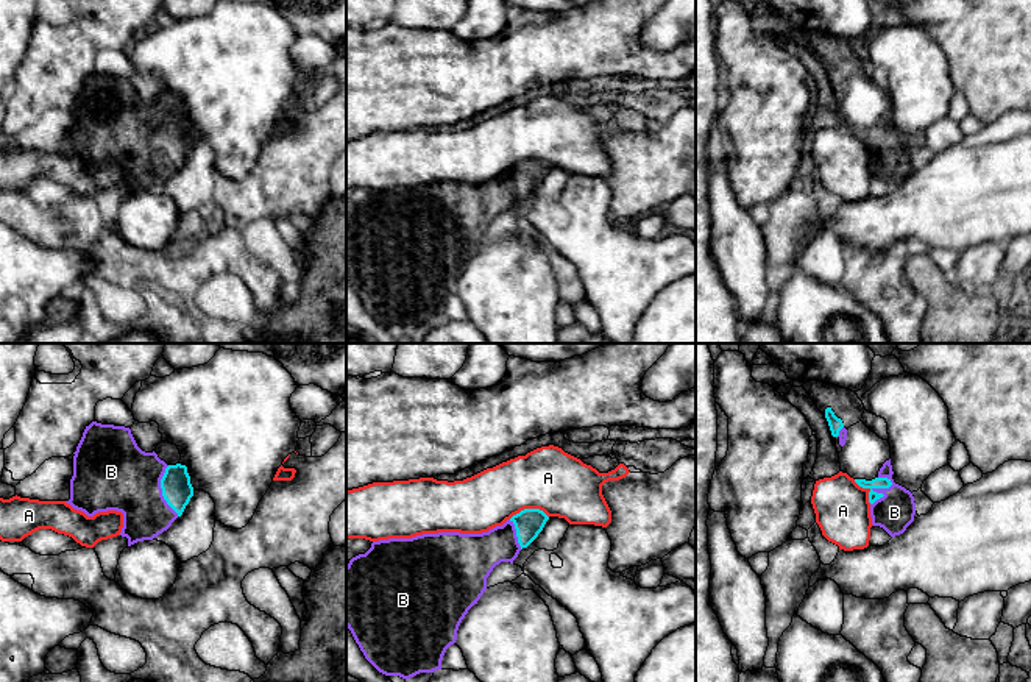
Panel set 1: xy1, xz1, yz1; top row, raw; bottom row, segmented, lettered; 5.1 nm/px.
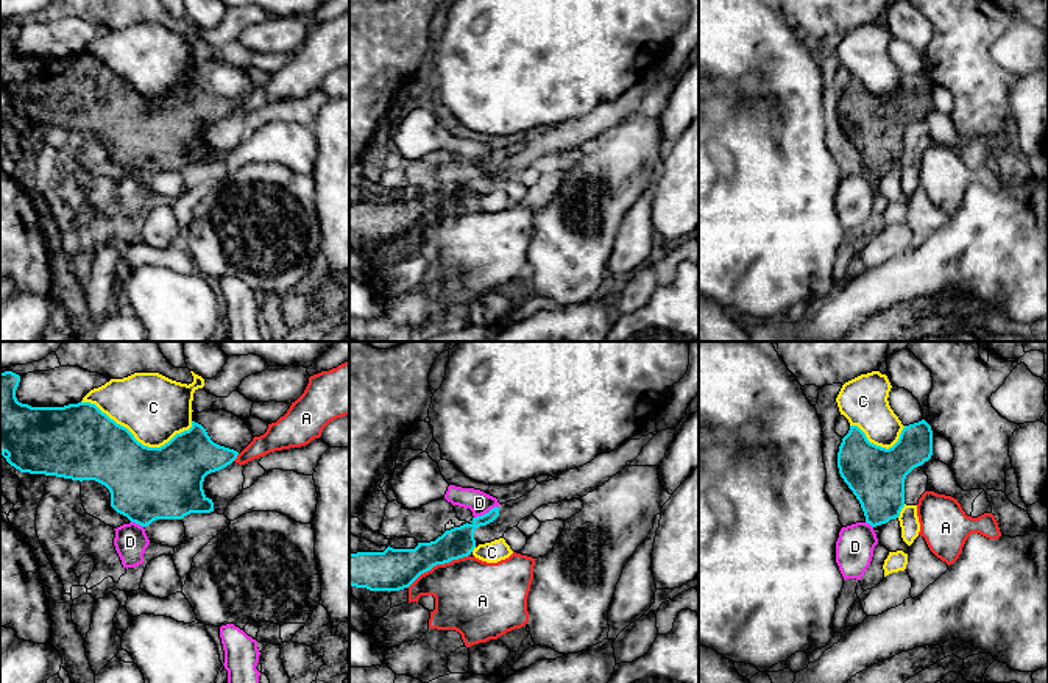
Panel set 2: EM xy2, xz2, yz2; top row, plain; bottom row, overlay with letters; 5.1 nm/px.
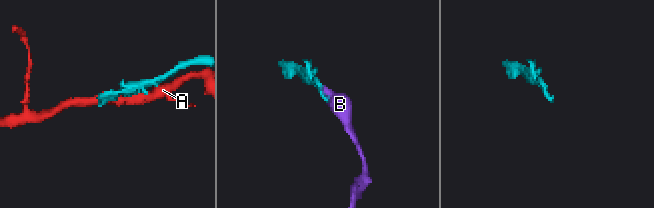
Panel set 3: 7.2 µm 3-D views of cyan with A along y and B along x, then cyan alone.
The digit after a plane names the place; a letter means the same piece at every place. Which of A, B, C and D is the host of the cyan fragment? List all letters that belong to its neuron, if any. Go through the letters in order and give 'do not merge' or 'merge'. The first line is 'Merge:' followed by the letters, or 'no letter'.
Merge: B
A: do not merge
B: merge
C: do not merge
D: do not merge

